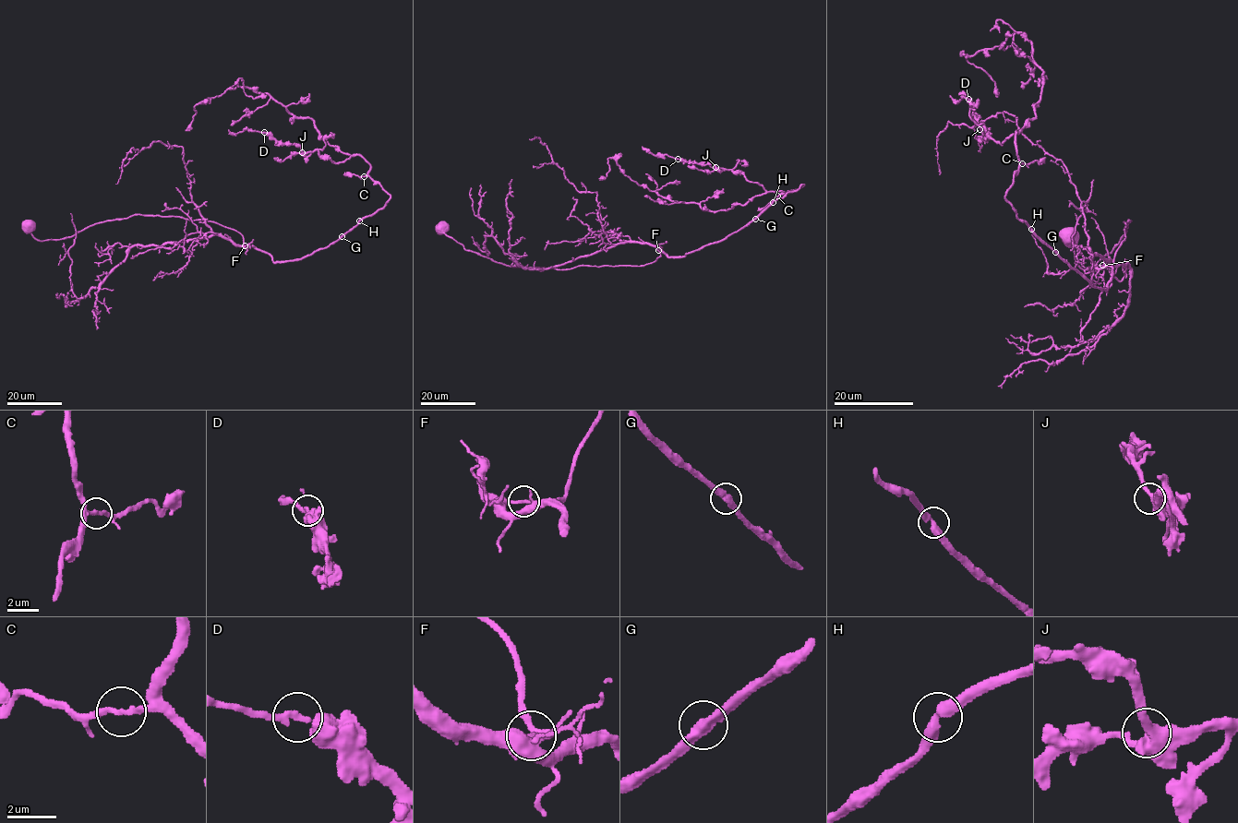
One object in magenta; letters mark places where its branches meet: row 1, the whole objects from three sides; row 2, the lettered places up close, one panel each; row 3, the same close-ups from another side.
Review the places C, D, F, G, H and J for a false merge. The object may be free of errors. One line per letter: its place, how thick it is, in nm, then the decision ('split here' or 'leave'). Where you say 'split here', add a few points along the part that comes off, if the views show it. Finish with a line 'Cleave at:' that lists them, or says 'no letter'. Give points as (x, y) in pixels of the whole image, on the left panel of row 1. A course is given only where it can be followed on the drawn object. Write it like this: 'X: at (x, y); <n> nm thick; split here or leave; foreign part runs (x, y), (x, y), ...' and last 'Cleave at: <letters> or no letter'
C: at (364, 176); 220 nm thick; leave
D: at (264, 132); 260 nm thick; leave
F: at (245, 245); 160 nm thick; leave
G: at (342, 236); 400 nm thick; leave
H: at (359, 220); 400 nm thick; leave
J: at (302, 152); 500 nm thick; leave
Cleave at: no letter

